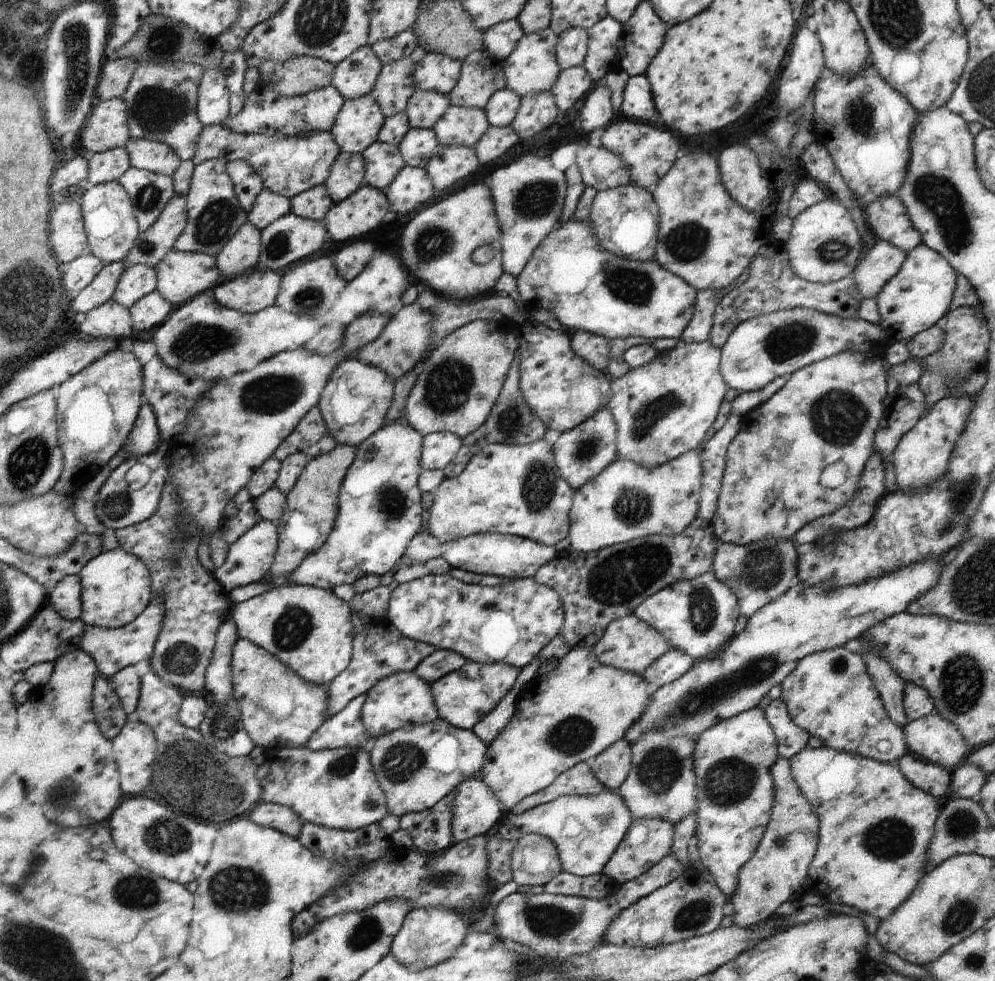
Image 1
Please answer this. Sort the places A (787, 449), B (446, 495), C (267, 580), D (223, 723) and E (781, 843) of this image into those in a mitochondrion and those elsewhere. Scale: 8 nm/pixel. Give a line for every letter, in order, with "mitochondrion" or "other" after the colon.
A: other
B: other
C: other
D: mitochondrion
E: mitochondrion

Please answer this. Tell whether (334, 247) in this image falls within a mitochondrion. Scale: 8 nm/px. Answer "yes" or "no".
no

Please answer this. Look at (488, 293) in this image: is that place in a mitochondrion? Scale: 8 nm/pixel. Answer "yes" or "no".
no

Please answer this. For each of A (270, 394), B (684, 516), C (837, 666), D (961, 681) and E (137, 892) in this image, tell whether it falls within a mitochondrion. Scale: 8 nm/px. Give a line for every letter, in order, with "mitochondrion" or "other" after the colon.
A: mitochondrion
B: other
C: mitochondrion
D: mitochondrion
E: mitochondrion

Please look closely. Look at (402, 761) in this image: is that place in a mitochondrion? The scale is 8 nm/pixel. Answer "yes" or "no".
yes

